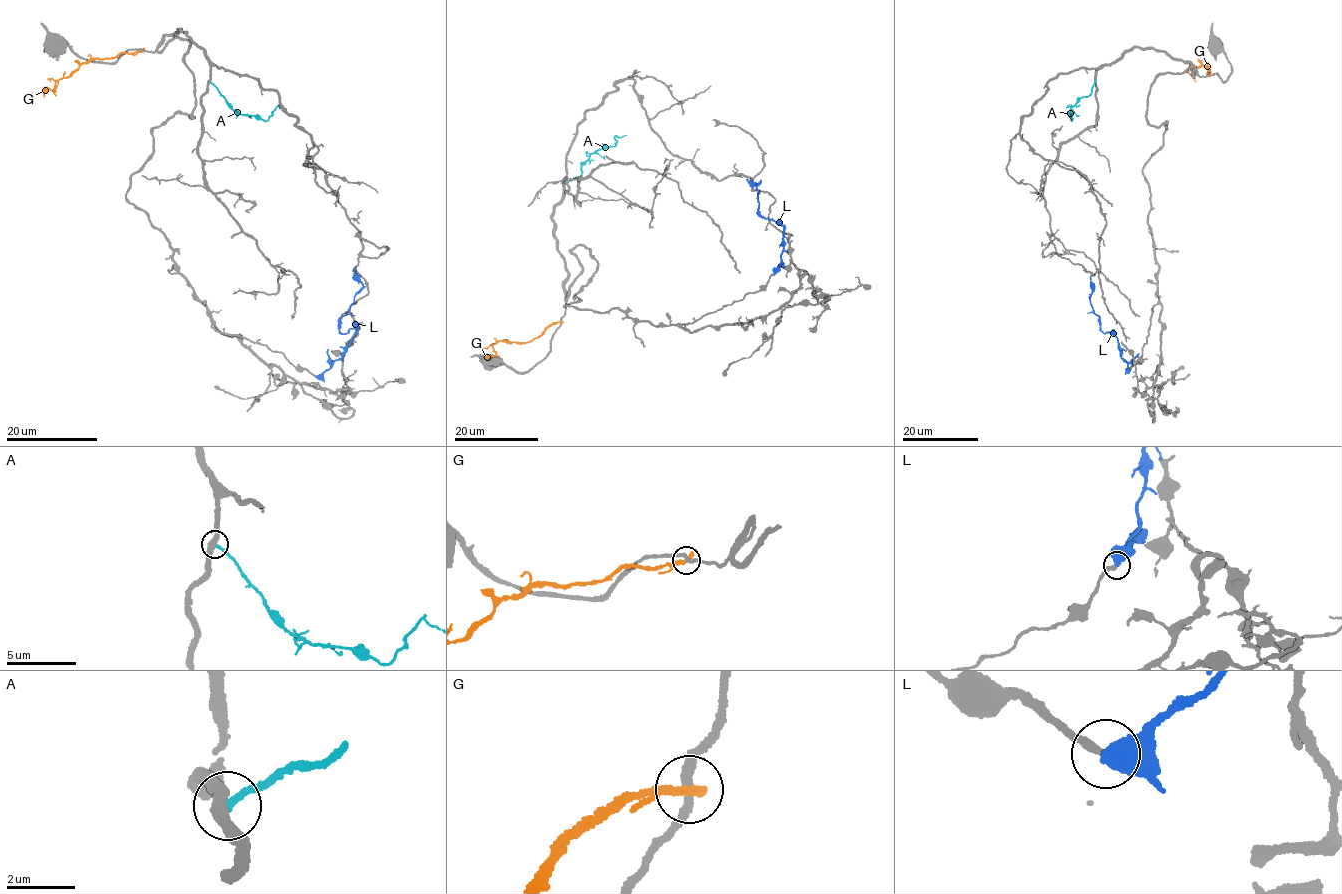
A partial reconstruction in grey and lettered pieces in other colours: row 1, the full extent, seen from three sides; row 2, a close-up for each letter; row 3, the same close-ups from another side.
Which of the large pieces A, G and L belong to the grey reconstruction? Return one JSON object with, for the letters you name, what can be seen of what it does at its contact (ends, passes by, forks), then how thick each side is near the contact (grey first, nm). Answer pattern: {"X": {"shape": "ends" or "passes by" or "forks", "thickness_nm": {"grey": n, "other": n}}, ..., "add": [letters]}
{"L": {"shape": "ends", "thickness_nm": {"grey": 260, "other": 550}}, "add": ["L"]}

